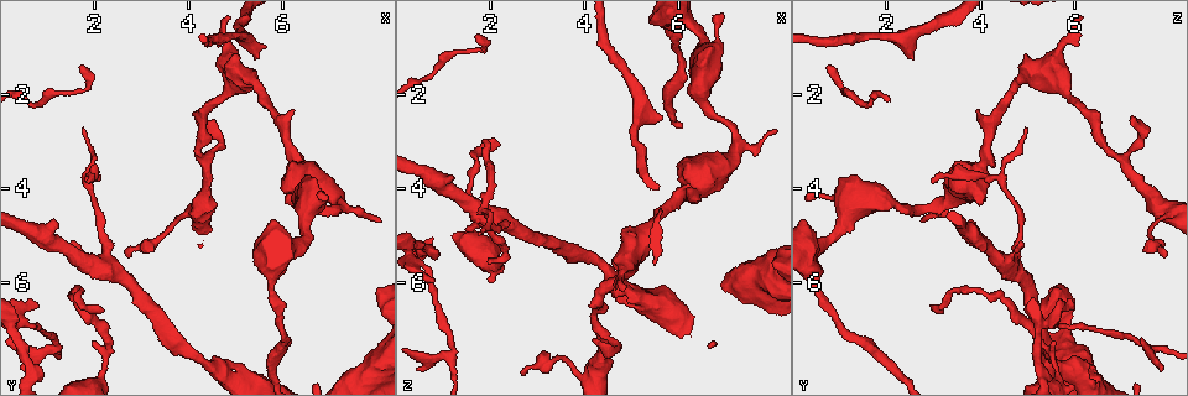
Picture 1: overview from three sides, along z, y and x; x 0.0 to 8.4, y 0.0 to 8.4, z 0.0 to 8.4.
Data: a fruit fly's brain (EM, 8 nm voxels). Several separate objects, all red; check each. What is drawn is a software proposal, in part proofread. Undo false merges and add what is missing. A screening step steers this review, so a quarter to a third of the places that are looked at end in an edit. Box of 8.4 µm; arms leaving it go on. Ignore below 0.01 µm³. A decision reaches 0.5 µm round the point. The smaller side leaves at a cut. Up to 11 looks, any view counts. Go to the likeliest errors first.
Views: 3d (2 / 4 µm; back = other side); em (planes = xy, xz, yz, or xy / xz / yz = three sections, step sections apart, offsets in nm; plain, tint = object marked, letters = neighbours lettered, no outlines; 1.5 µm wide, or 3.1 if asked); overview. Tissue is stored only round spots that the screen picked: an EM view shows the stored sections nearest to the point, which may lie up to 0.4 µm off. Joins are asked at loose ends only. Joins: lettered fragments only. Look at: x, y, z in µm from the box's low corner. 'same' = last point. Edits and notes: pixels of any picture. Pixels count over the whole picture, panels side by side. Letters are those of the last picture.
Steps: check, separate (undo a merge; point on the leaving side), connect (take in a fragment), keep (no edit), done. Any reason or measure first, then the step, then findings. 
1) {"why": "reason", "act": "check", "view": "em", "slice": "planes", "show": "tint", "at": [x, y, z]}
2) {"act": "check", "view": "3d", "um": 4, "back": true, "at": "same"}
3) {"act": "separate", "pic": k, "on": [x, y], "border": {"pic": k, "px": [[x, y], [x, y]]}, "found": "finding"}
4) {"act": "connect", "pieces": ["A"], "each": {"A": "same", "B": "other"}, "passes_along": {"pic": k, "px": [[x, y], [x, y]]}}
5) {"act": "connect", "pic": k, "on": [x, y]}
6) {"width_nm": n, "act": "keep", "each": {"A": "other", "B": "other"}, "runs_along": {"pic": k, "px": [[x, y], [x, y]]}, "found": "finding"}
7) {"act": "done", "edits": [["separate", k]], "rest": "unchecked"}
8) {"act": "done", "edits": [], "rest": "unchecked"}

{"why": "three arms meet", "act": "check", "view": "3d", "um": 4, "at": [1.10, 7.45, 7.60]}

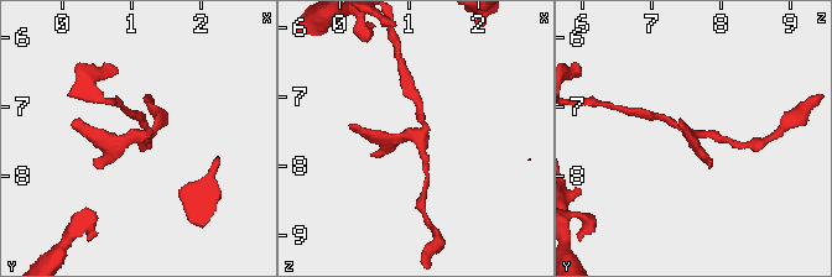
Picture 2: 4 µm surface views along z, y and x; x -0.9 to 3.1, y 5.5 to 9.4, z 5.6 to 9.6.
{"act": "check", "view": "em", "slice": "planes", "show": "letters", "at": [1.05, 7.40, 7.55]}

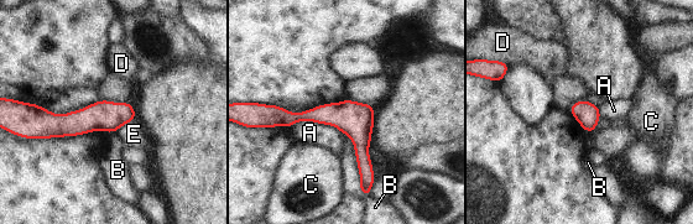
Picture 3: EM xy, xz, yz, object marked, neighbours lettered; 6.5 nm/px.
{"act": "keep", "each": {"A": "other", "B": "other", "C": "other", "D": "other", "E": "other"}, "border": {"pic": 3, "px": [[291, 126], [317, 121], [343, 135]]}, "found": "continuous, no second neuron"}

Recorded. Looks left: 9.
{"why": "branch stops here", "act": "check", "view": "em", "slice": "xy", "step": 8, "show": "letters", "at": [5.50, 1.20, 2.50]}

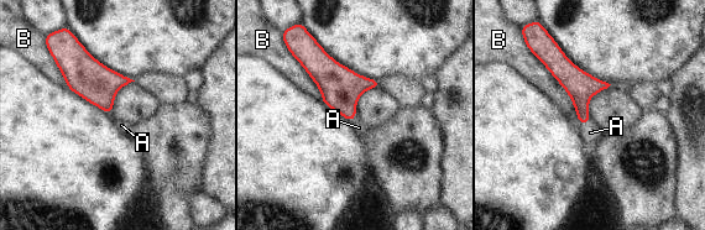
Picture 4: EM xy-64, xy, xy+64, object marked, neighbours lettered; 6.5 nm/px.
{"act": "check", "view": "em", "slice": "planes", "show": "letters", "at": "same"}

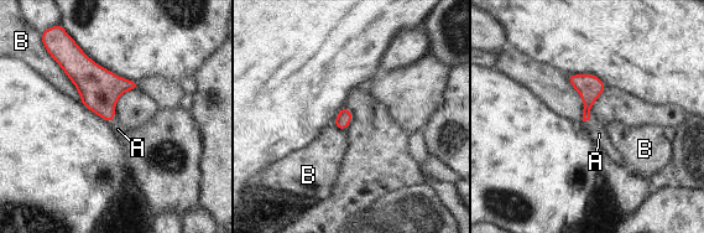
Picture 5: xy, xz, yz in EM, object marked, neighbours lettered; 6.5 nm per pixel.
{"act": "connect", "pieces": ["A"], "each": {"A": "same", "B": "other"}, "passes_along": {"pic": 5, "px": [[590, 87], [585, 120], [599, 134]]}, "found": "the neuron continues"}

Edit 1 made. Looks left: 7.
{"act": "check", "view": "overview"}

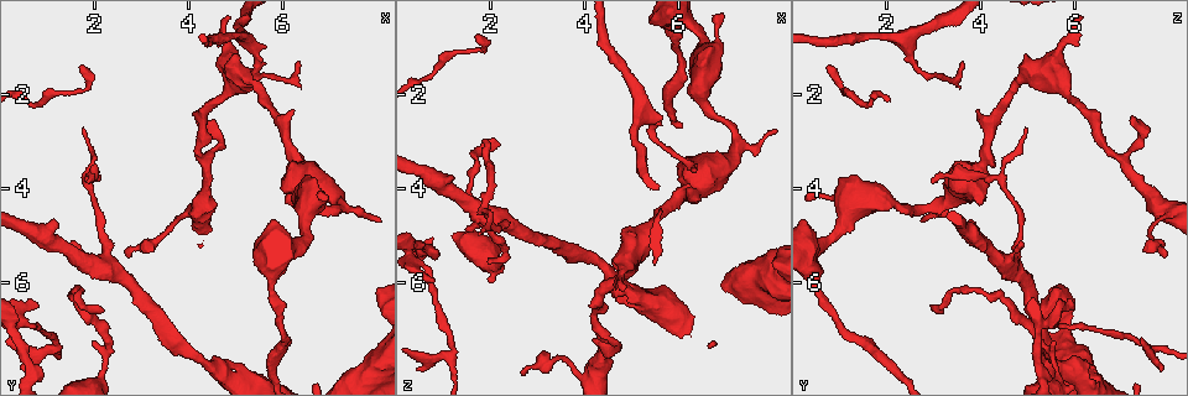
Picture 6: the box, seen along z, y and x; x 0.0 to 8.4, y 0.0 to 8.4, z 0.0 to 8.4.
{"why": "branch stops here", "act": "check", "view": "3d", "um": 4, "back": true, "at": [1.55, 5.10, 4.90]}

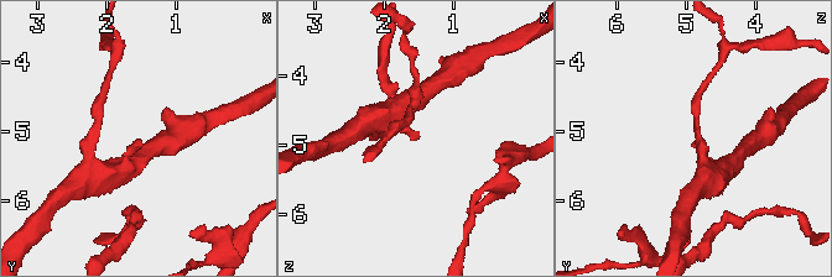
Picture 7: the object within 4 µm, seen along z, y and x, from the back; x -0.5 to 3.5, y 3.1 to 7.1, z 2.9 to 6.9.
{"act": "check", "view": "em", "slice": "xz", "step": 4, "show": "tint", "at": [1.55, 5.10, 4.85]}

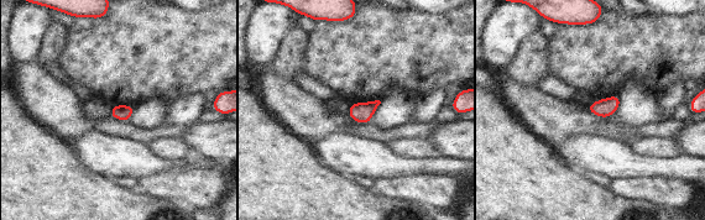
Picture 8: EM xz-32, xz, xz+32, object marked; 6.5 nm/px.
{"act": "check", "view": "em", "slice": "planes", "show": "letters", "at": "same"}

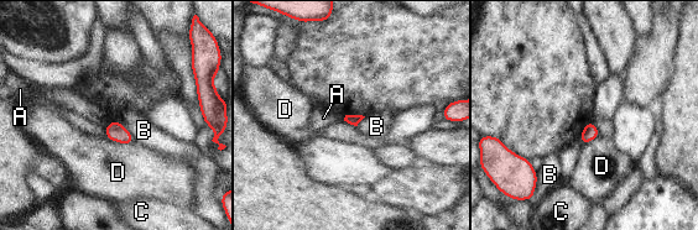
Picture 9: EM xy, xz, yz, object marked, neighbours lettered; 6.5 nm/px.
{"act": "keep", "each": {"A": "other", "B": "other", "C": "other", "D": "other"}, "border": {"pic": 9, "px": [[116, 120], [135, 140]]}, "found": "none of them fits"}

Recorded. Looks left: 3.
{"why": "sudden change in width", "act": "check", "view": "em", "slice": "planes", "show": "letters", "at": [6.40, 3.55, 4.05]}

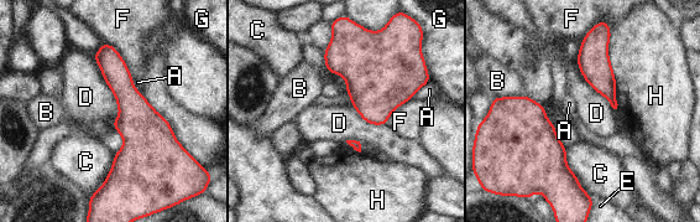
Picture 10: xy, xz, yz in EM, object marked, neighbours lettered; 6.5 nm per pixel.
{"width_nm": 320, "act": "keep", "each": {"A": "other", "B": "other", "C": "other", "D": "other", "E": "other", "F": "other", "G": "other", "H": "other"}, "border": {"pic": 10, "px": [[575, 60], [583, 78], [614, 109]]}, "found": "all the same neuron"}

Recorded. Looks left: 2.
{"act": "done", "edits": [["connect", 5]], "rest": "unchecked"}

